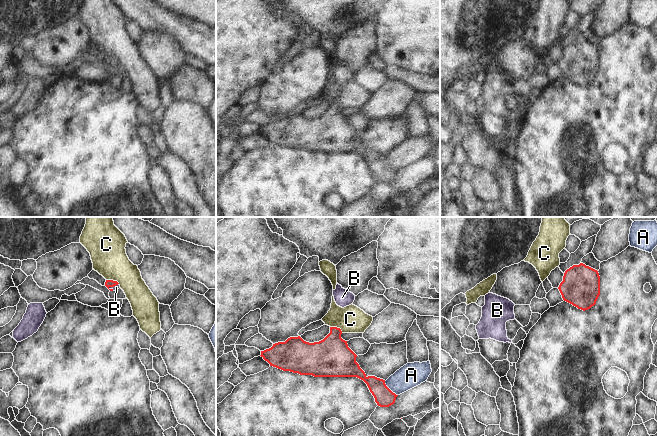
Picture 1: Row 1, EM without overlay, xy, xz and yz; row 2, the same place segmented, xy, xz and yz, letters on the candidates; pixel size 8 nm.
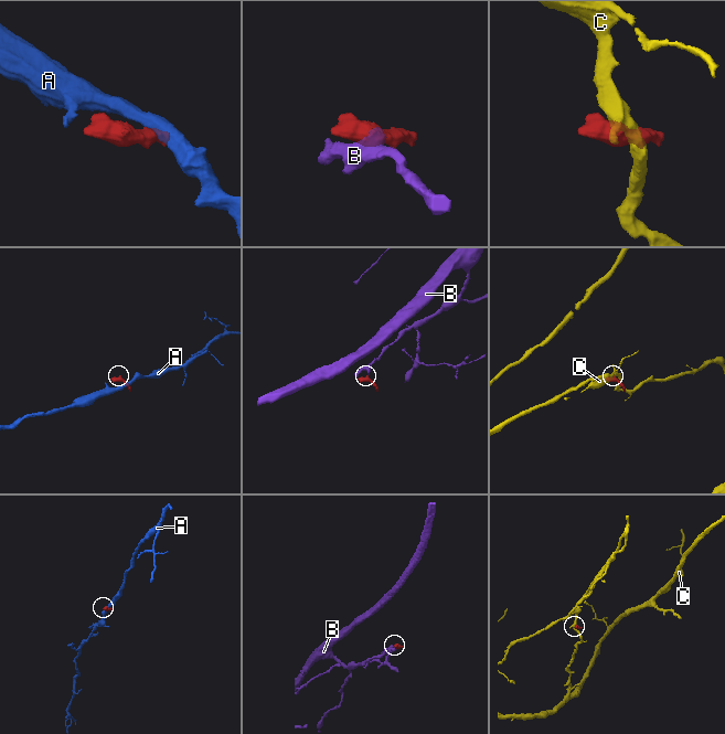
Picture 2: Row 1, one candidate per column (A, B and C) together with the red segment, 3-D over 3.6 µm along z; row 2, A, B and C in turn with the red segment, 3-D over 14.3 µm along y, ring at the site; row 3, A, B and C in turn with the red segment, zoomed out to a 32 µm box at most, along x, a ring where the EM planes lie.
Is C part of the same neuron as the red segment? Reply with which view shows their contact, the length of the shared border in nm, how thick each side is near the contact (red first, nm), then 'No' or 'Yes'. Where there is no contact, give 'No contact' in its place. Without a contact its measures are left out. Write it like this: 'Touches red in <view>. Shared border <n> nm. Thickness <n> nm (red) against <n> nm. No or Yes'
Touches red in xz. Shared border 120 nm. Thickness 320 nm (red) against 220 nm. No.

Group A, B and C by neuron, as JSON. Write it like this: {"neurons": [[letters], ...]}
{"neurons": [["A"], ["B"], ["C"]]}

